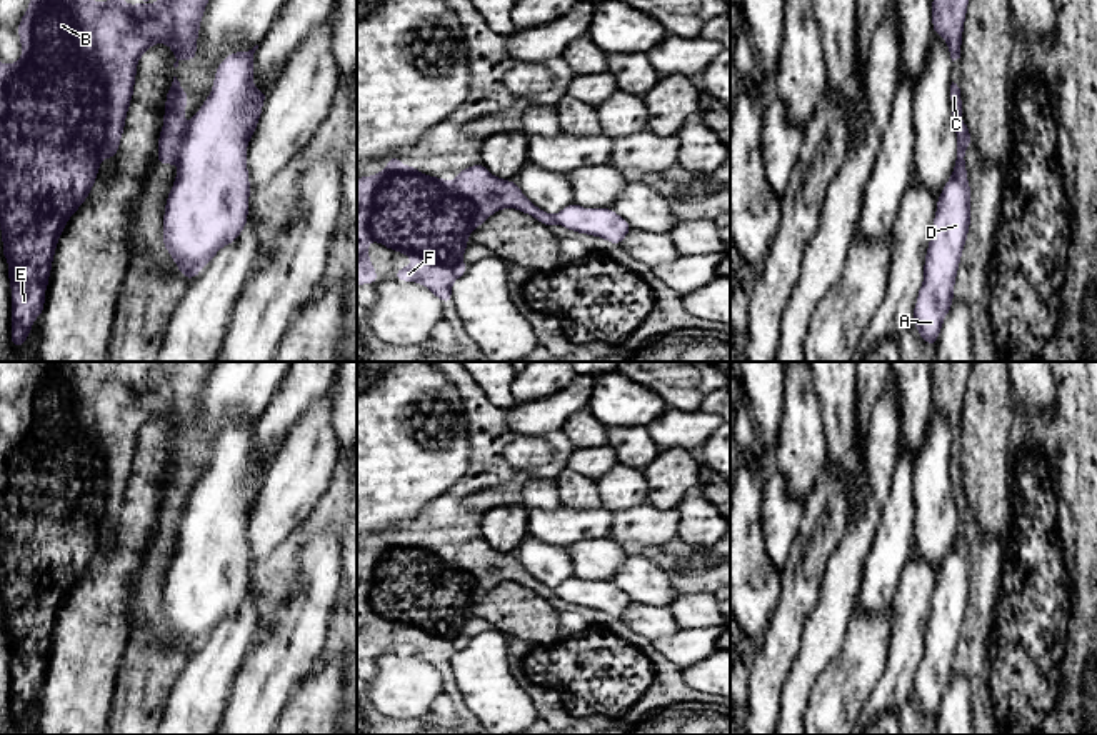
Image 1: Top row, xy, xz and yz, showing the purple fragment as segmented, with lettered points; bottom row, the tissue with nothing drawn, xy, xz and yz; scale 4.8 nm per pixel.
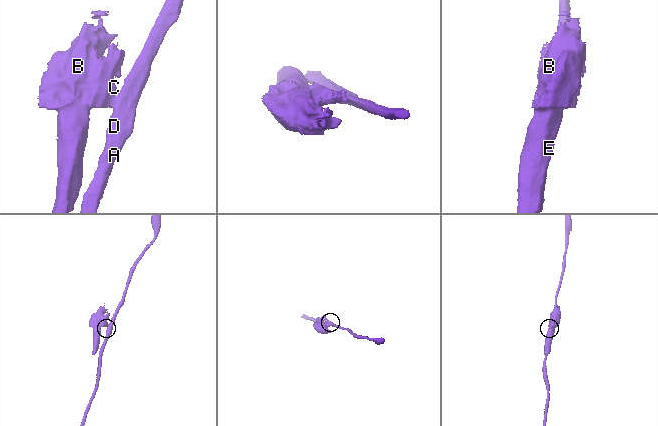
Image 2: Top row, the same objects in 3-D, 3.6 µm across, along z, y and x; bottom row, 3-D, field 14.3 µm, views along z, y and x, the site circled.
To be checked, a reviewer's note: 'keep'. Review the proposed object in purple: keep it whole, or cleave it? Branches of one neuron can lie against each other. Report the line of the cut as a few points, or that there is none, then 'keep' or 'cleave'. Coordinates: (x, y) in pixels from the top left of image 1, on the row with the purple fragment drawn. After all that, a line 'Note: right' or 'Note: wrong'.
cut xy (189, 125), (177, 160); cleave
Note: wrong

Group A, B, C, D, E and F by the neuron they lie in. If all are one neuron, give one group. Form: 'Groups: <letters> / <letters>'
Groups: A D / B C E F

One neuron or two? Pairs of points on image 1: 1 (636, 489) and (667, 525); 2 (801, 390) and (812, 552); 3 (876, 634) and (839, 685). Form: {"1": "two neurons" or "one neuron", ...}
{"1": "two neurons", "2": "two neurons", "3": "one neuron"}

